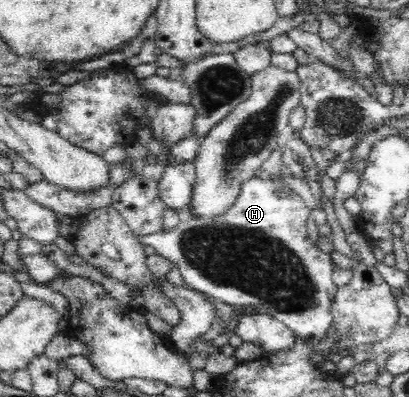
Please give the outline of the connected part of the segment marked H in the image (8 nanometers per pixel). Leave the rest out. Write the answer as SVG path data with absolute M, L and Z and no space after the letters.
M253 177L241 186L241 192L233 206L222 216L182 217L173 232L165 234L136 235L145 245L153 246L156 252L179 266L184 282L192 290L215 296L218 301L231 306L265 306L267 315L286 324L296 335L318 347L330 324L330 311L338 287L334 284L335 263L331 253L318 249L309 239L307 218L311 209L293 188L279 178L270 180Z

